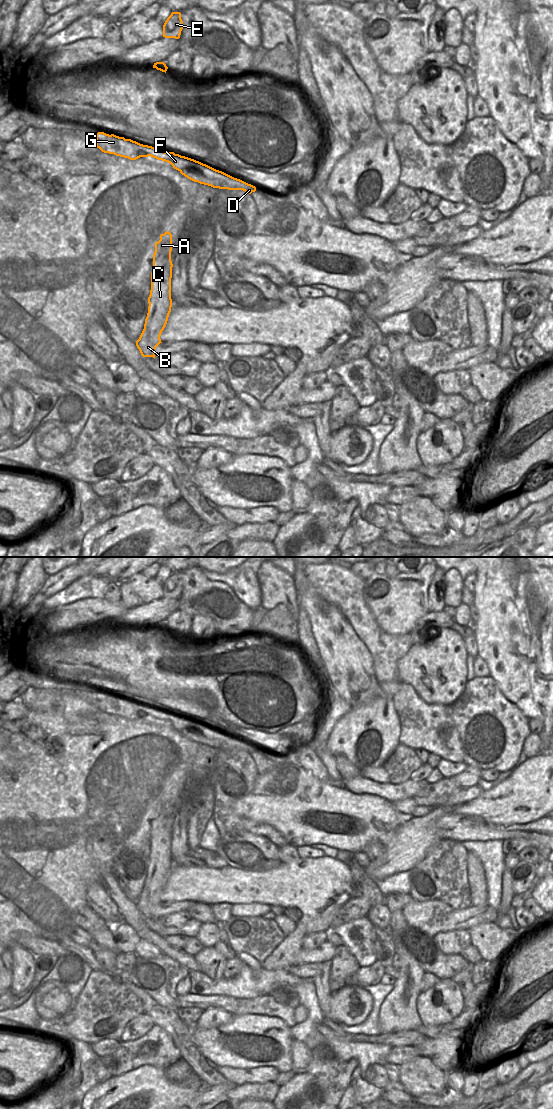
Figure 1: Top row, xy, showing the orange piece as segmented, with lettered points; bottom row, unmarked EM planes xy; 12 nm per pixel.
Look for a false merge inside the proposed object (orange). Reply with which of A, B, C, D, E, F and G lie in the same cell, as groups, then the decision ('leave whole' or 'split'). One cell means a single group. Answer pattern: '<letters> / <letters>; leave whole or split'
A B C E F / D G; split

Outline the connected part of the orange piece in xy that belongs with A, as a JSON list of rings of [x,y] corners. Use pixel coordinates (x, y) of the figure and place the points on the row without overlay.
[[[166,791],[155,803],[151,850],[148,857],[148,873],[144,889],[136,901],[136,906],[143,917],[155,918],[155,909],[162,903],[160,896],[164,890],[172,867],[172,794]]]

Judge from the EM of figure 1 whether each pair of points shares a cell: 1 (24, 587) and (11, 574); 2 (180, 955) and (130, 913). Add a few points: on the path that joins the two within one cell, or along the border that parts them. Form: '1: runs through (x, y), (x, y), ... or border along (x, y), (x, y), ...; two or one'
1: border along (21, 567), (18, 573), (16, 588), (10, 602); two
2: runs through (167, 949), (140, 926); one

